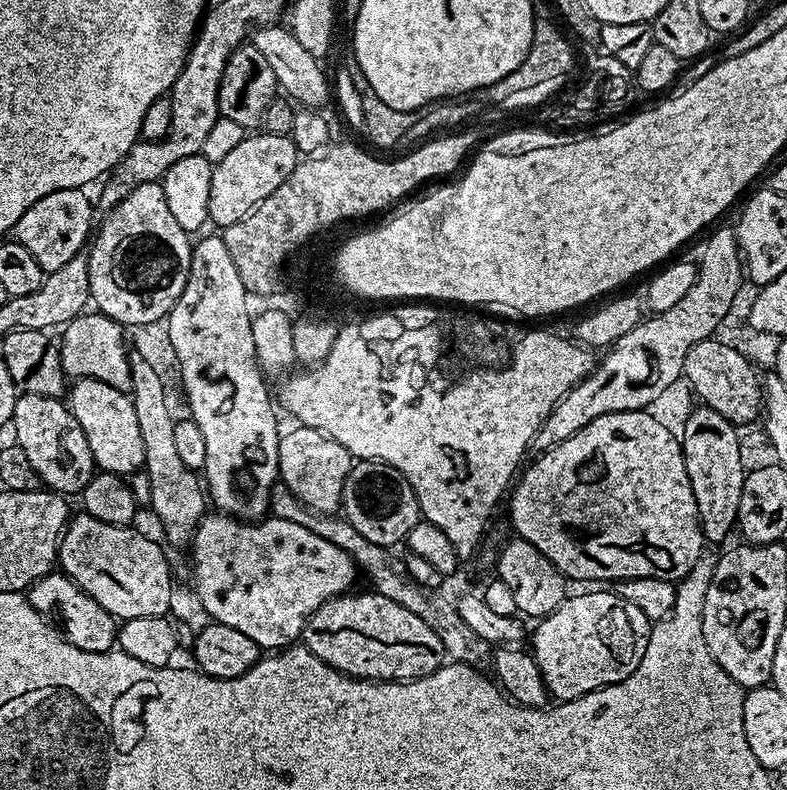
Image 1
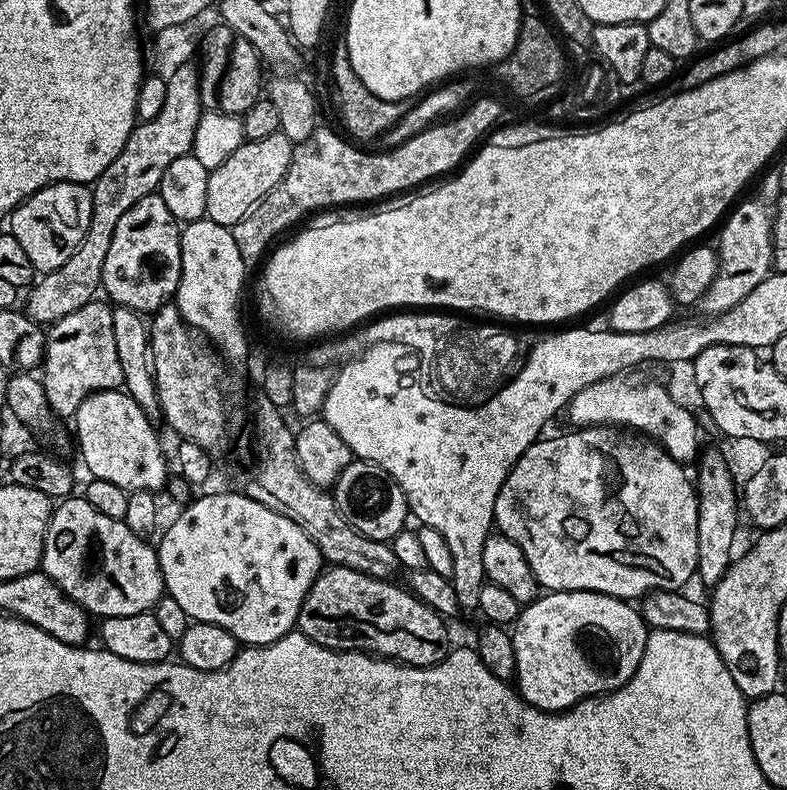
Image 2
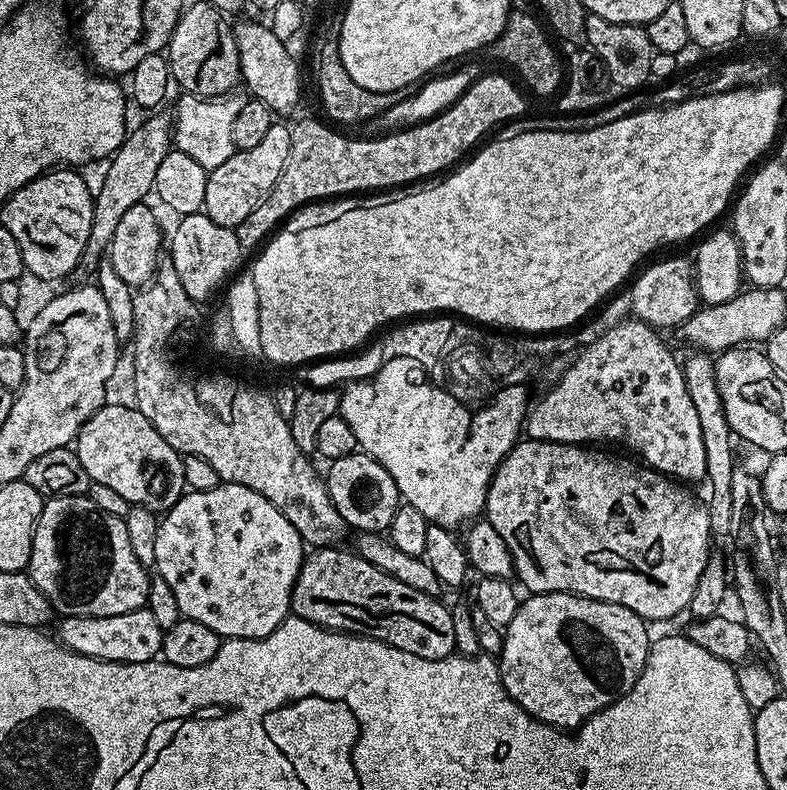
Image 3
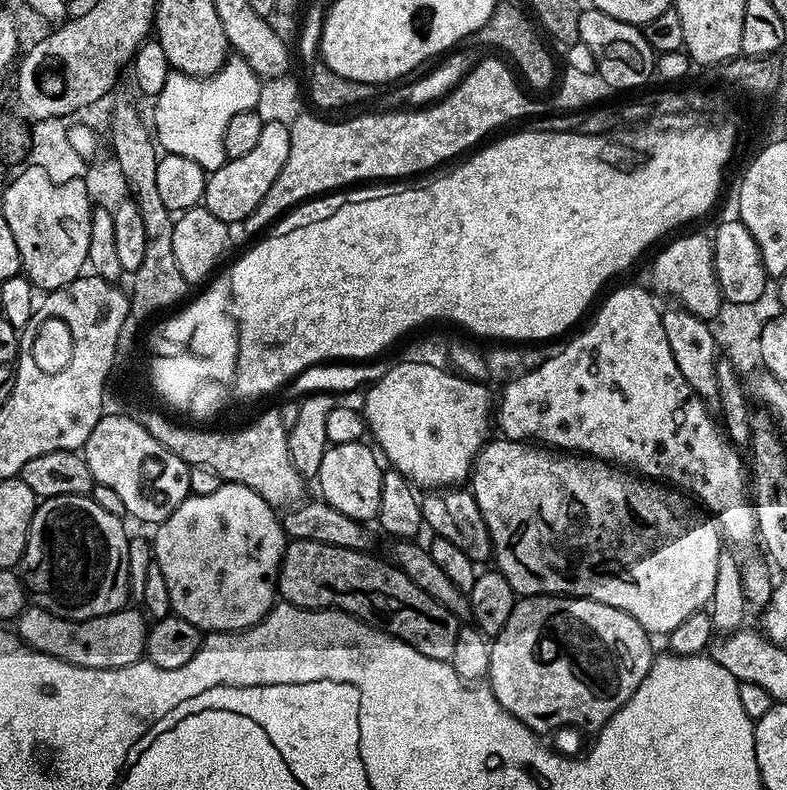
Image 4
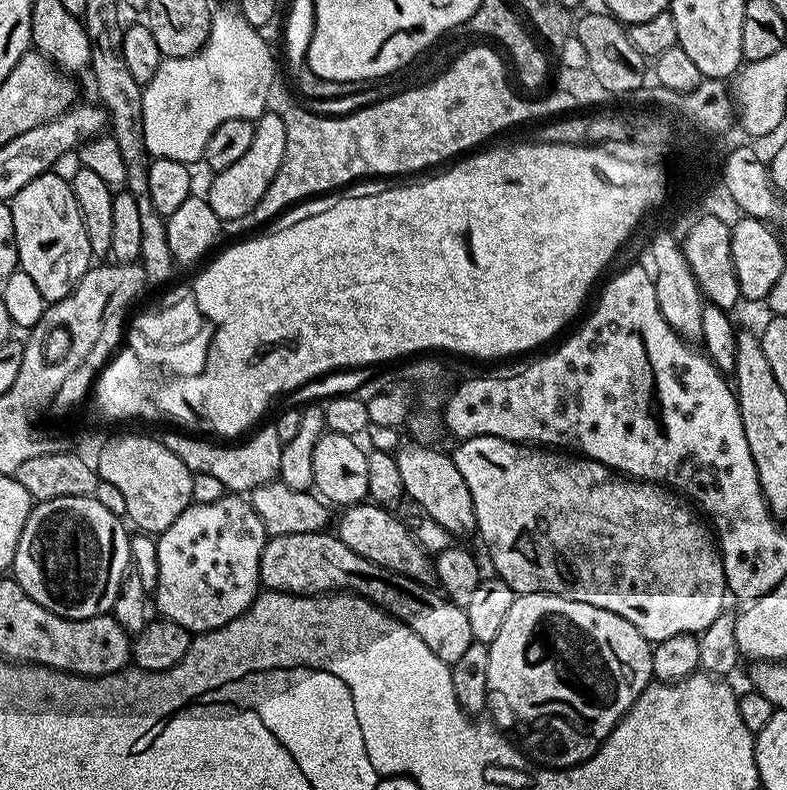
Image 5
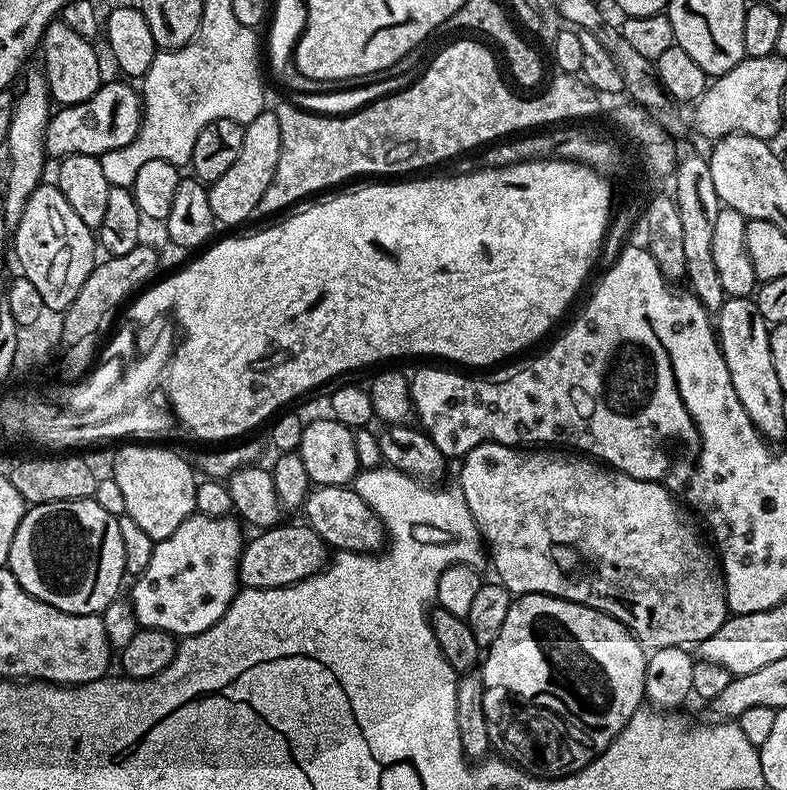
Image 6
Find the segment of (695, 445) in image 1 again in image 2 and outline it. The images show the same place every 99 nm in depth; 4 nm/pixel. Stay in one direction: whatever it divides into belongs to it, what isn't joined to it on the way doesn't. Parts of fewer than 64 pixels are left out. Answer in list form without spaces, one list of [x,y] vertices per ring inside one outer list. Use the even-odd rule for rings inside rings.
[[[713,450],[699,457],[700,473],[695,473],[694,483],[698,493],[698,562],[696,576],[707,586],[715,586],[732,565],[734,553],[732,547],[736,544],[736,508],[738,512],[738,484],[733,480],[730,470],[719,450]]]

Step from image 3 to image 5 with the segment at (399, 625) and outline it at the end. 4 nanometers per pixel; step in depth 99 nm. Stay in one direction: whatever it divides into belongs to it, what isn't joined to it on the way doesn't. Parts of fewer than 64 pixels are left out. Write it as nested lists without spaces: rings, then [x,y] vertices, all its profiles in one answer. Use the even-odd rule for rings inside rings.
[[[331,531],[310,534],[282,534],[273,536],[264,544],[260,563],[260,583],[273,592],[290,592],[293,596],[318,596],[334,592],[351,592],[364,596],[371,604],[383,608],[389,616],[398,618],[442,662],[451,666],[473,644],[470,634],[470,618],[439,591],[419,584],[402,574],[394,574],[374,562],[366,562],[362,554],[354,554],[346,542],[342,542]]]

